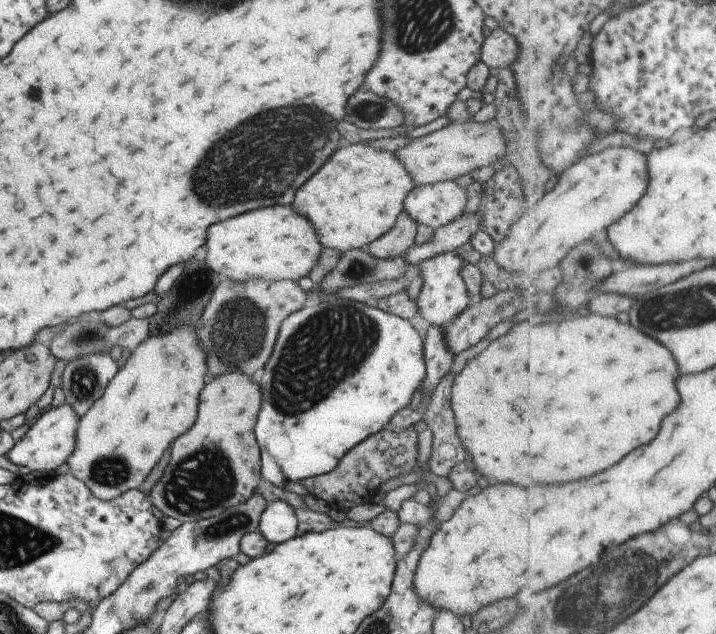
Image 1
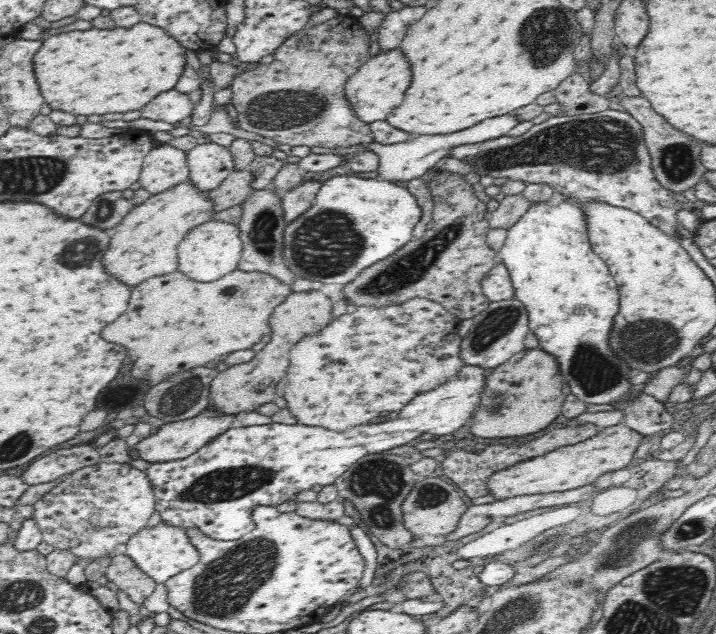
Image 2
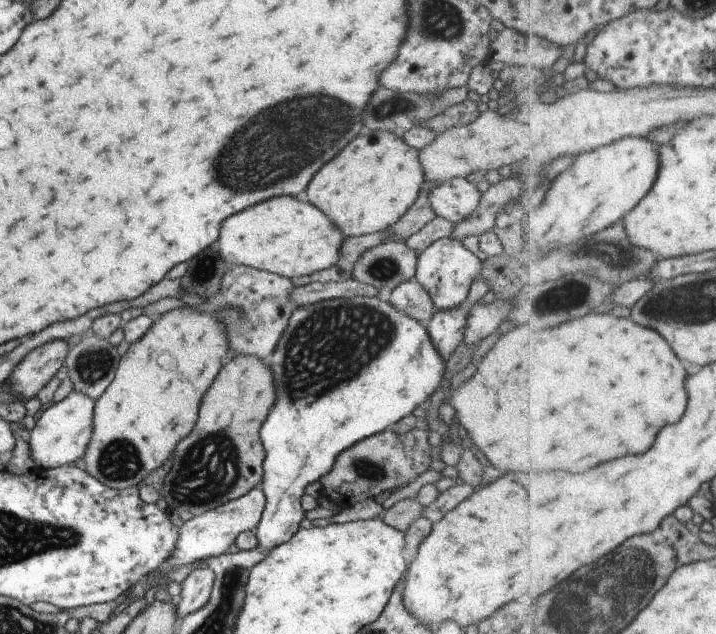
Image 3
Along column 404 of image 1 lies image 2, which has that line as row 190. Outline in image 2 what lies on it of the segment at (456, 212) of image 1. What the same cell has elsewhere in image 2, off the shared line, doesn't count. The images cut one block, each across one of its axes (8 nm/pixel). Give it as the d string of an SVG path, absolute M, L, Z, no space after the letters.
M201 138L187 153L190 183L203 193L218 188L234 171L233 159L230 149Z

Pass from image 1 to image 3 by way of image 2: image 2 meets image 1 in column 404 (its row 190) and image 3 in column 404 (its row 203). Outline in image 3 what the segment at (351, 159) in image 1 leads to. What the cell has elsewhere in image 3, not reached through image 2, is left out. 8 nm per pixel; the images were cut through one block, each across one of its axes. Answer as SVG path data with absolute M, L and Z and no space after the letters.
M362 130L317 170L302 196L321 210L343 236L361 236L395 224L417 200L423 183L419 150L409 148L397 132Z

